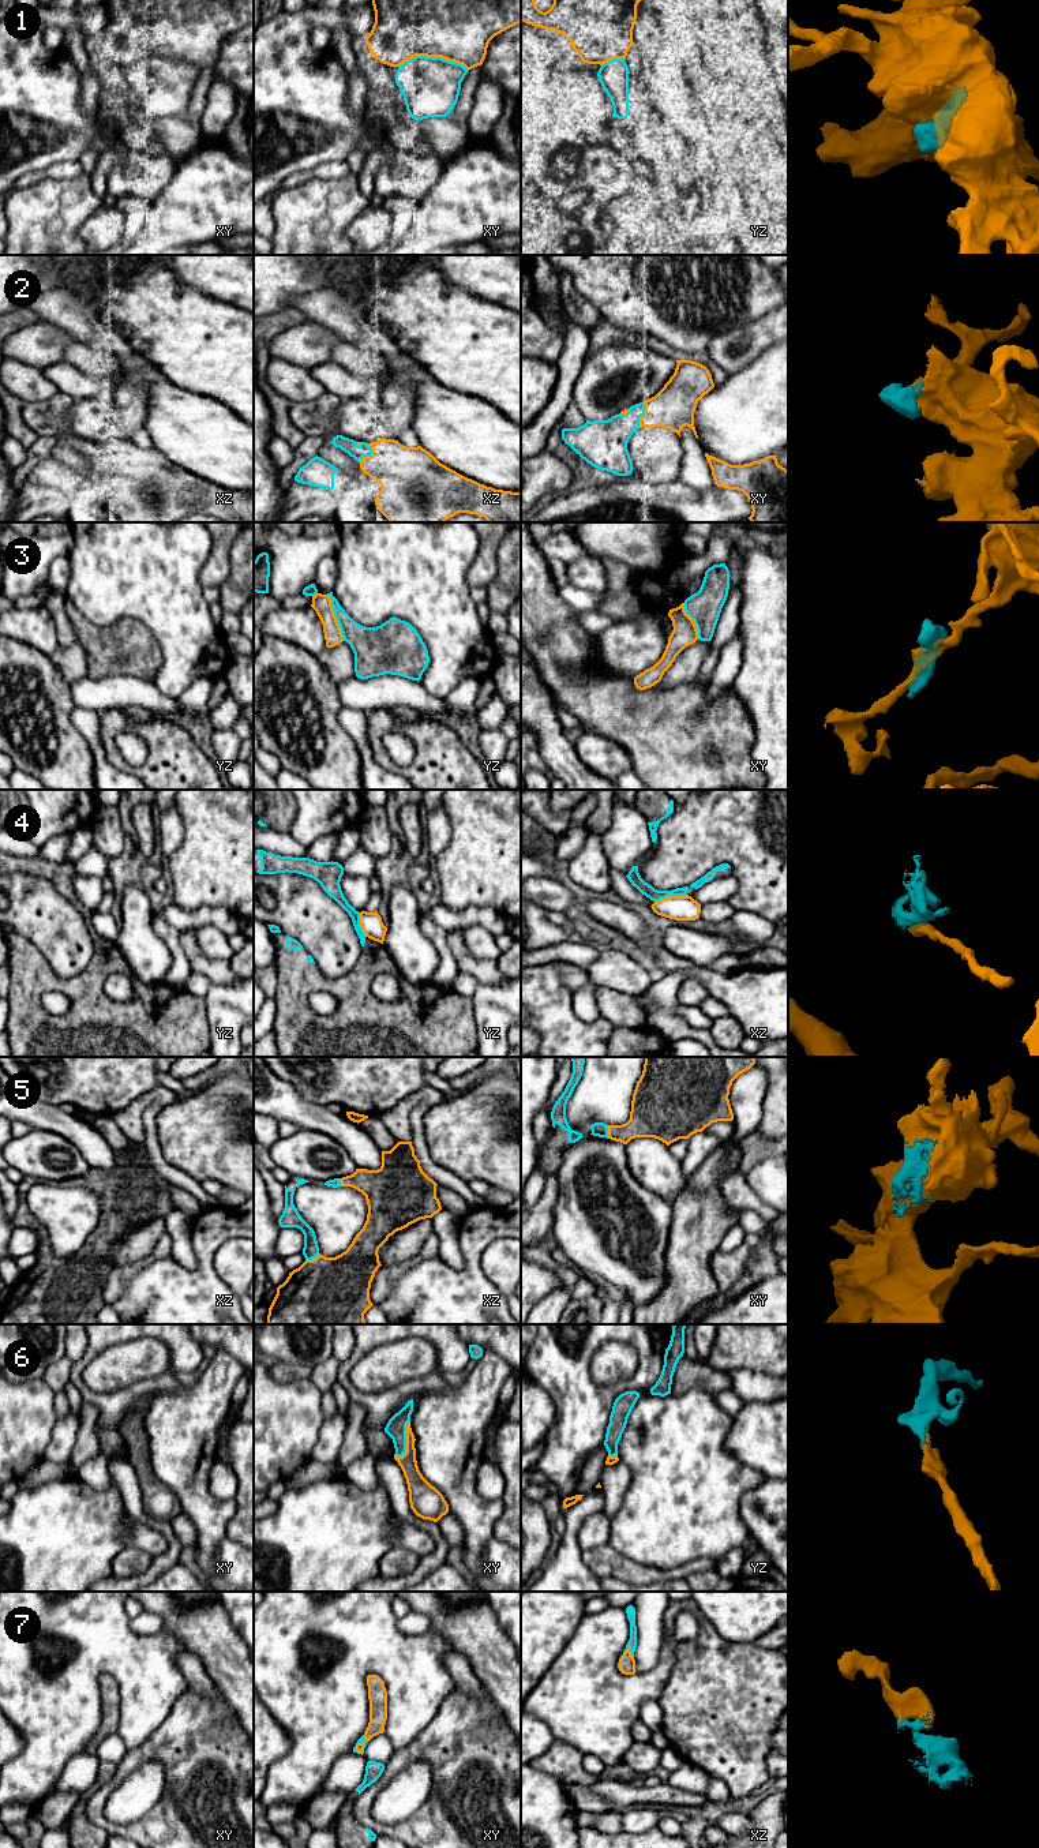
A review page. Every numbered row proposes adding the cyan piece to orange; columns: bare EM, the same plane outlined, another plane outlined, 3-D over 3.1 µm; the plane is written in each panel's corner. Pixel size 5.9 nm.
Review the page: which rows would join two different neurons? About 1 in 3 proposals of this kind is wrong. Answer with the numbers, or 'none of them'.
1, 3, 4

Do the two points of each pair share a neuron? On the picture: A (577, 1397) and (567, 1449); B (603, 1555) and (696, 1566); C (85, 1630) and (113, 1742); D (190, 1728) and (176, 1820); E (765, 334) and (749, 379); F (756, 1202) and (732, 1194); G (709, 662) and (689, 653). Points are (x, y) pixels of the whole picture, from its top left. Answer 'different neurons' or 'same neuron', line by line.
A: same neuron
B: same neuron
C: different neurons
D: same neuron
E: different neurons
F: same neuron
G: different neurons

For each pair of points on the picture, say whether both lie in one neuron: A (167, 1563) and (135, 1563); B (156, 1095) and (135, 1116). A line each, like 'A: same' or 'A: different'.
A: different
B: same

